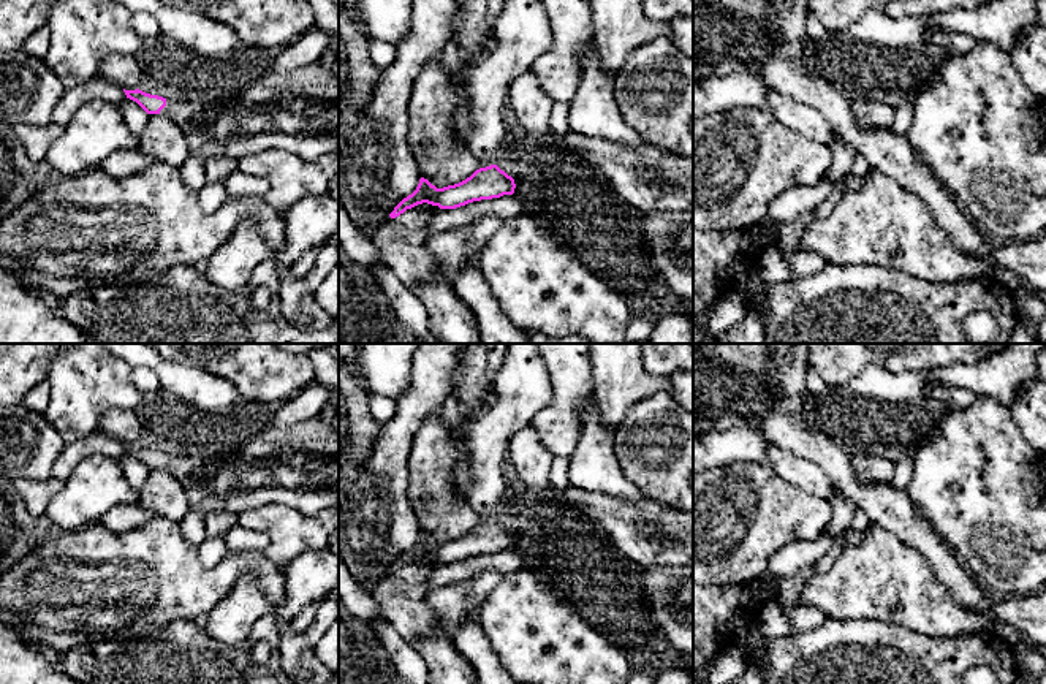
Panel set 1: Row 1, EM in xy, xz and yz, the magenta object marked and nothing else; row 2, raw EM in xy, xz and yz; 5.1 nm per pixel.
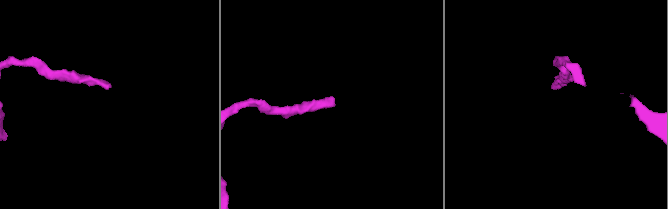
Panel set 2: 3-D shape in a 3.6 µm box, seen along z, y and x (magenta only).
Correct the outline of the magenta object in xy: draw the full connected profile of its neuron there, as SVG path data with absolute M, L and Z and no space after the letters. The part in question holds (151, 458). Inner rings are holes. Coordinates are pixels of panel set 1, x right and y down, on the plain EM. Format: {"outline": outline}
{"outline": "M318 418L286 429L264 428L226 458L174 456L139 443L123 446L147 469L169 472L185 489L188 508L195 511L242 516L266 504L280 504L310 516L339 505L339 435Z"}

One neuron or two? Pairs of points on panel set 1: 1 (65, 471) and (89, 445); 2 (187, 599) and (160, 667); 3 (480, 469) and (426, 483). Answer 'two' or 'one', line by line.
1: one
2: two
3: two

